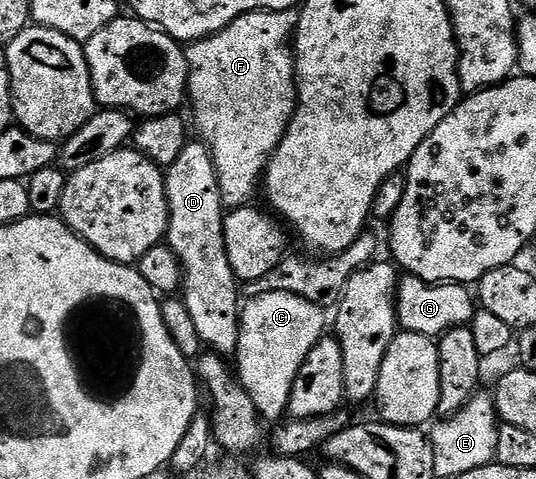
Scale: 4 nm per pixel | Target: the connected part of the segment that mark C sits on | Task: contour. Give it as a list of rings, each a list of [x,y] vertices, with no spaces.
[[[294,293],[258,294],[243,301],[234,375],[265,421],[279,421],[285,413],[289,391],[306,354],[325,335],[323,314],[320,306]]]

